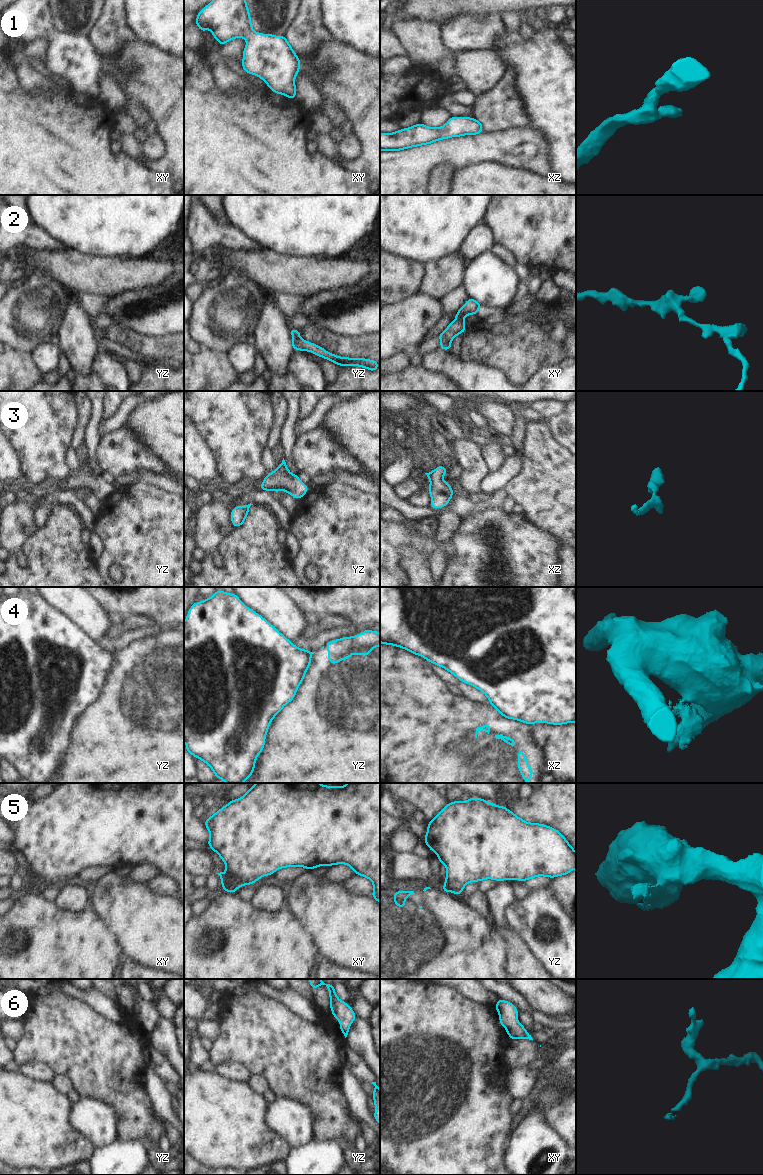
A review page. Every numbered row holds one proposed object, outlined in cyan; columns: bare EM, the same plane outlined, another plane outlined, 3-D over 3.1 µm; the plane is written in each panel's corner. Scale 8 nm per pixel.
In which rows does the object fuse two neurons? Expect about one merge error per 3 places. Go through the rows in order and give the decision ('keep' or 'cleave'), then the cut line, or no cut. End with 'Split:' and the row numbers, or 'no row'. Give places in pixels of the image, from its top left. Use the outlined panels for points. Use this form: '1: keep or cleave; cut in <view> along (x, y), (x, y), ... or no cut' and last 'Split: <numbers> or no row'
1: keep; no cut
2: keep; no cut
3: keep; no cut
4: cleave; cut in yz along (310, 652), (311, 655)
5: cleave; cut in xy along (223, 888), (233, 888), (235, 890)
6: keep; no cut
Split: 4, 5

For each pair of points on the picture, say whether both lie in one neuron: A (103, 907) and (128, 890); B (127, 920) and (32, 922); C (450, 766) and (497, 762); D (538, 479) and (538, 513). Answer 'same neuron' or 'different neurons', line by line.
A: same neuron
B: different neurons
C: same neuron
D: same neuron

